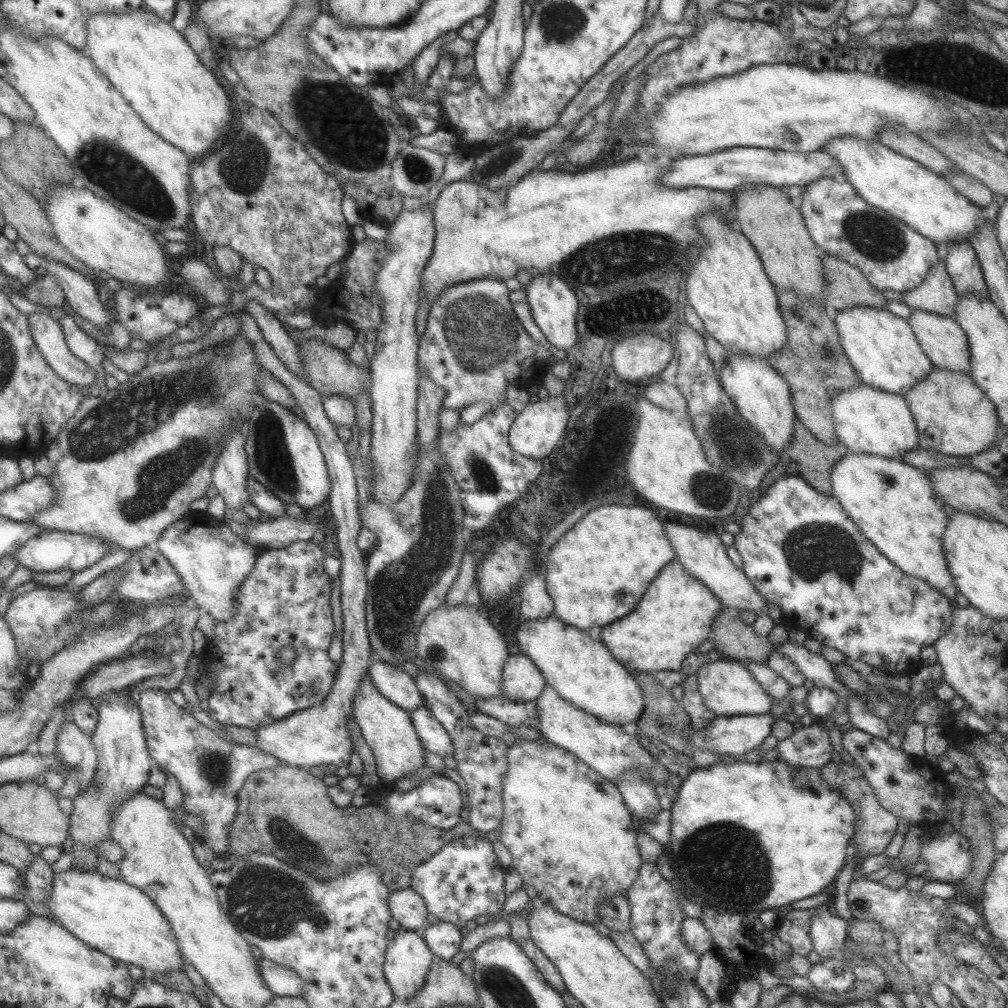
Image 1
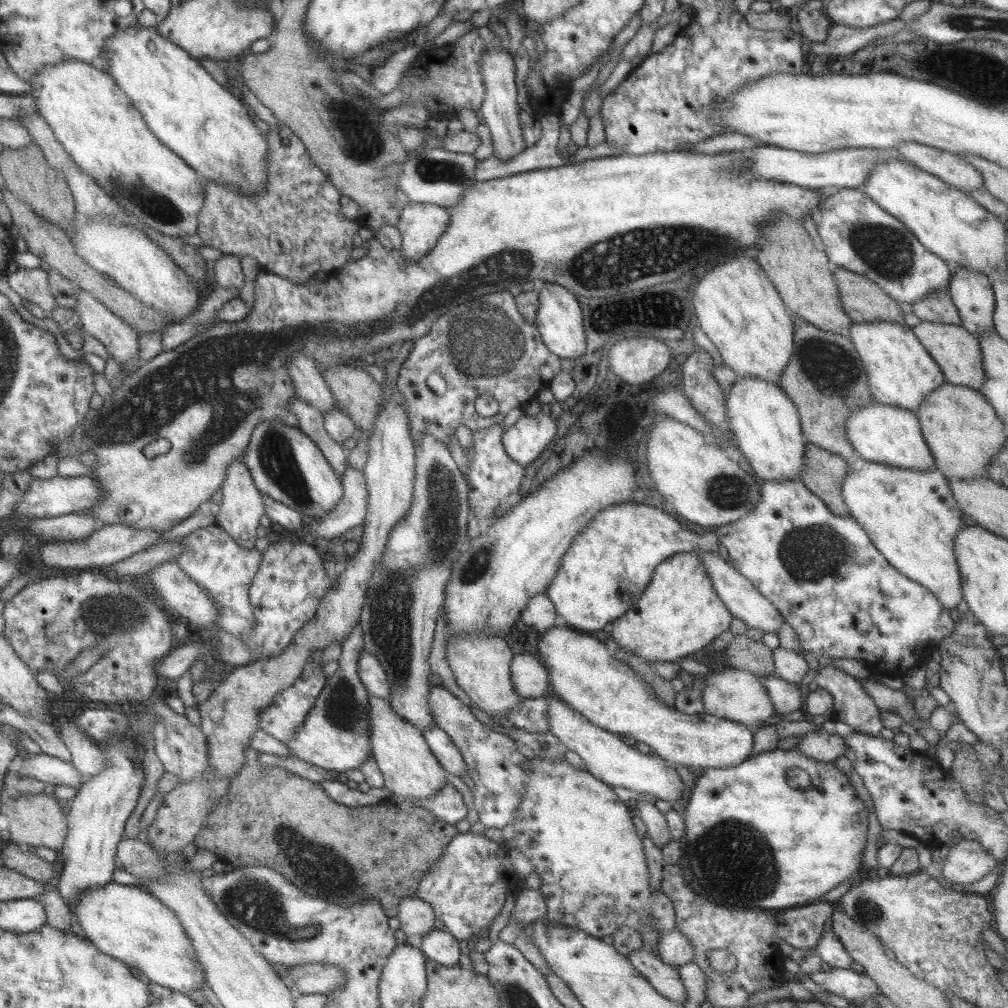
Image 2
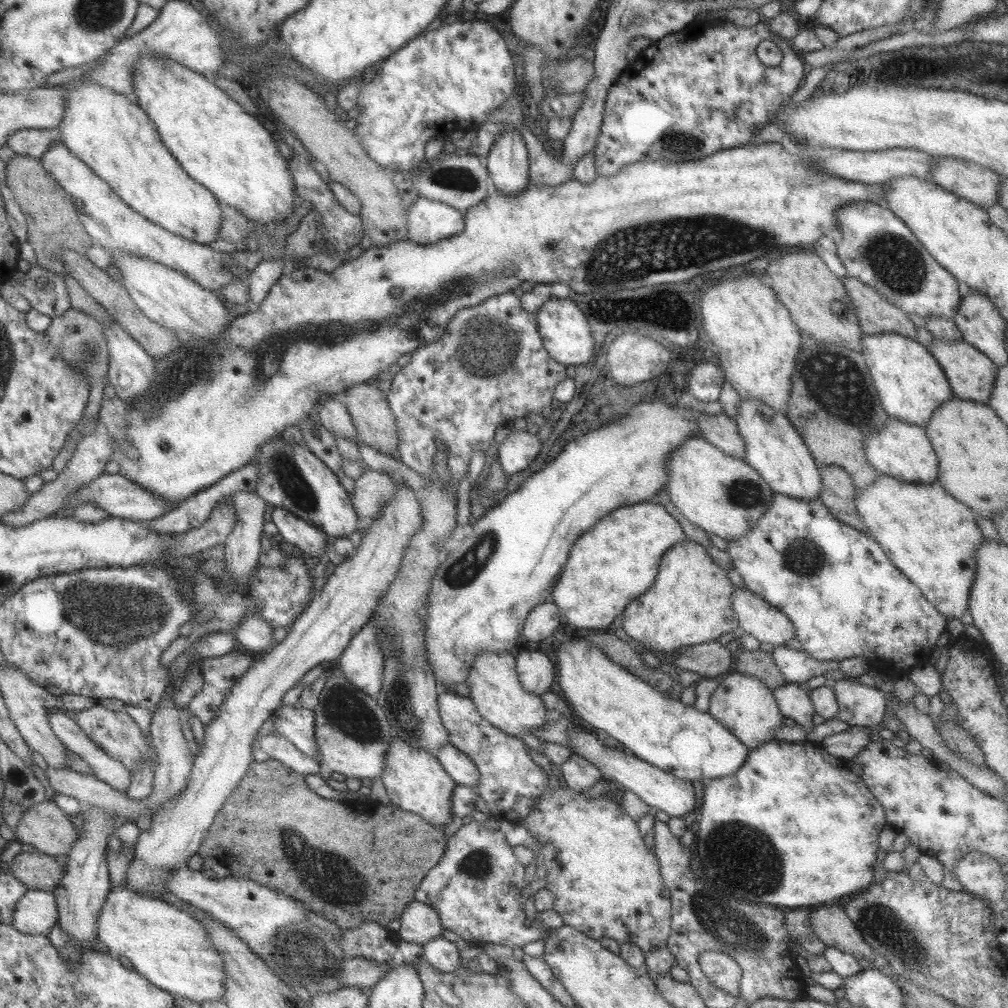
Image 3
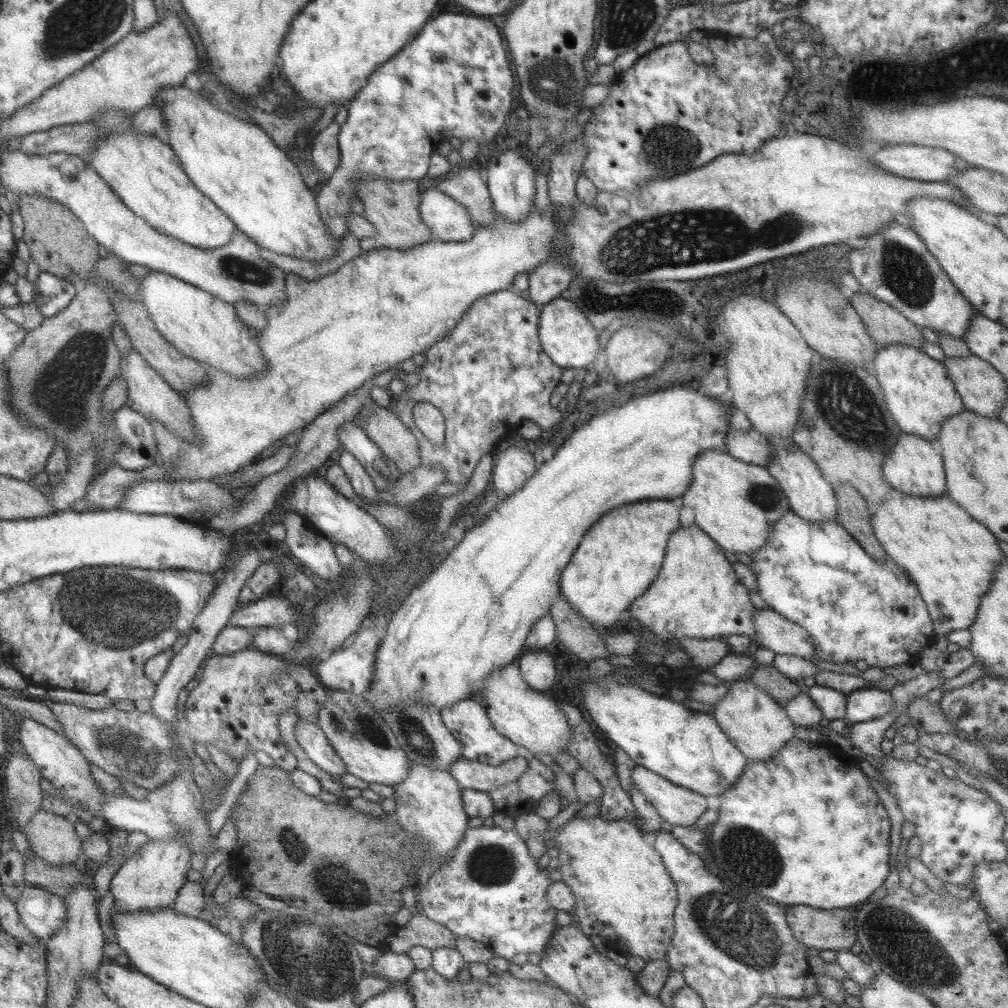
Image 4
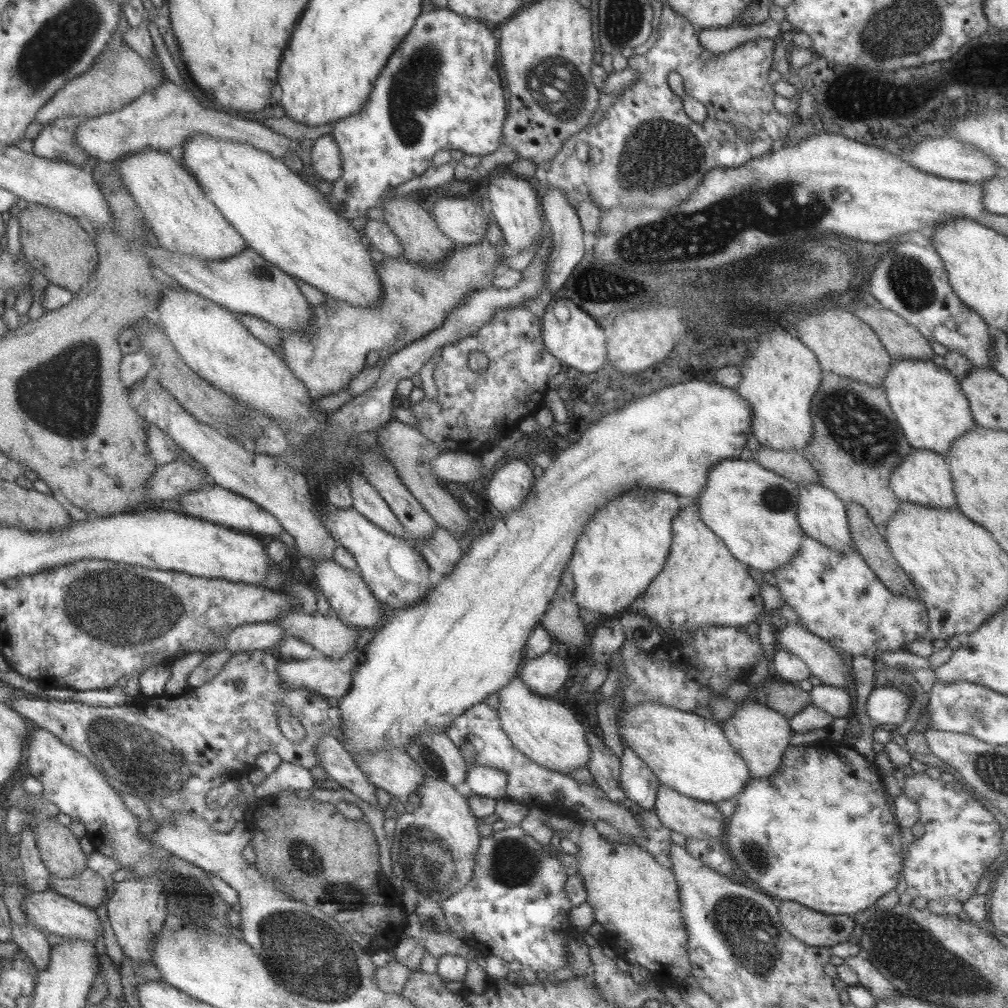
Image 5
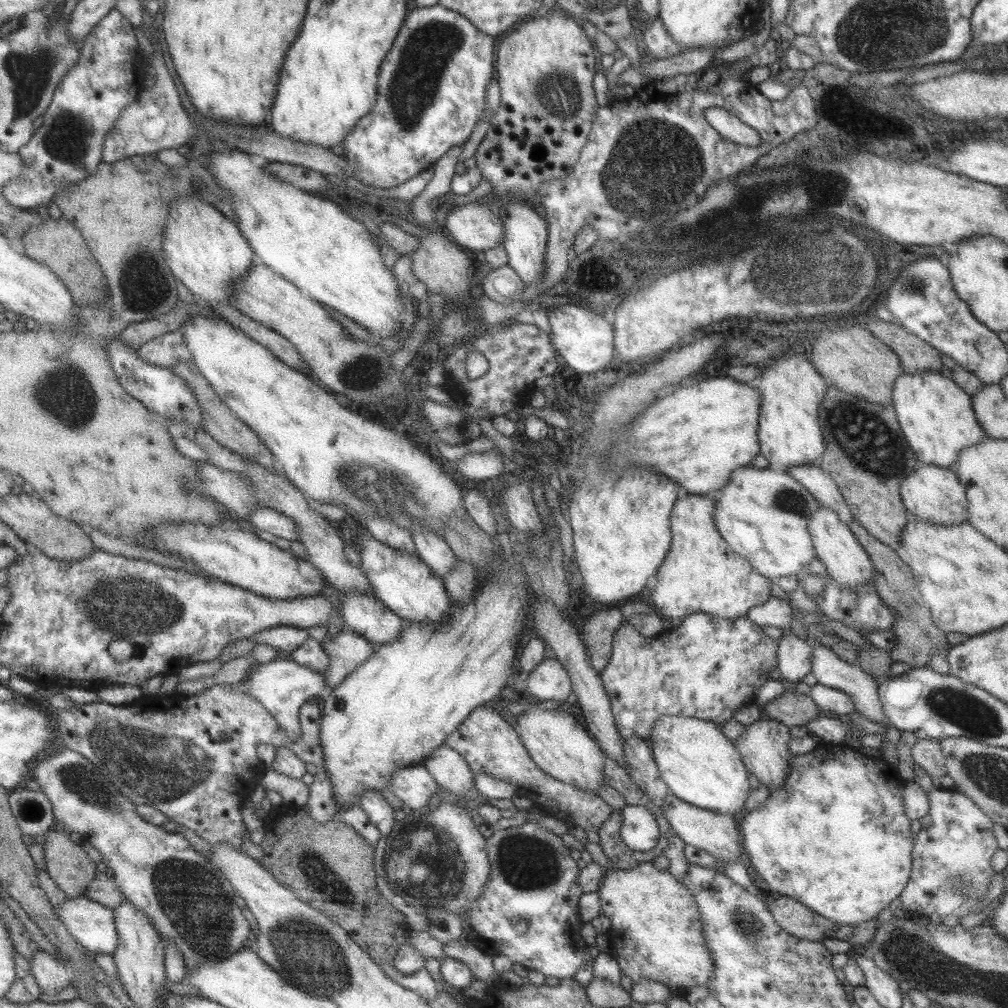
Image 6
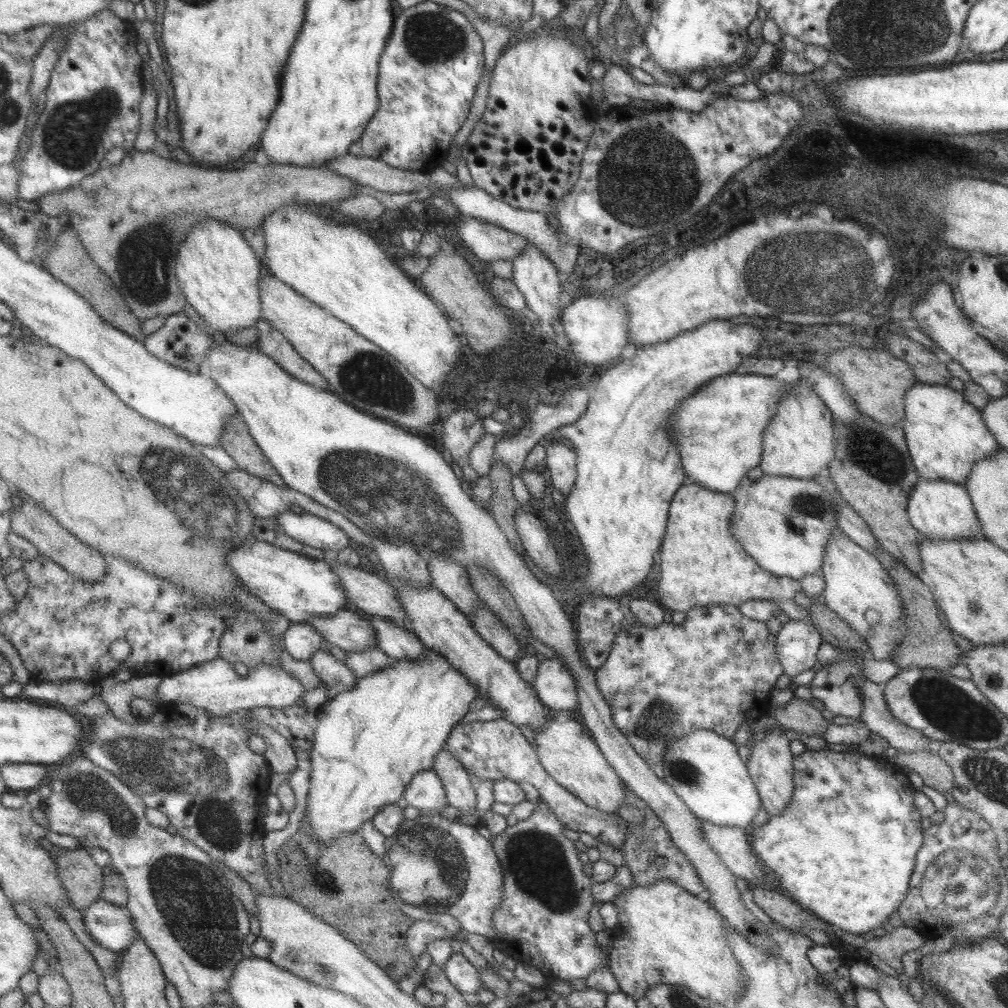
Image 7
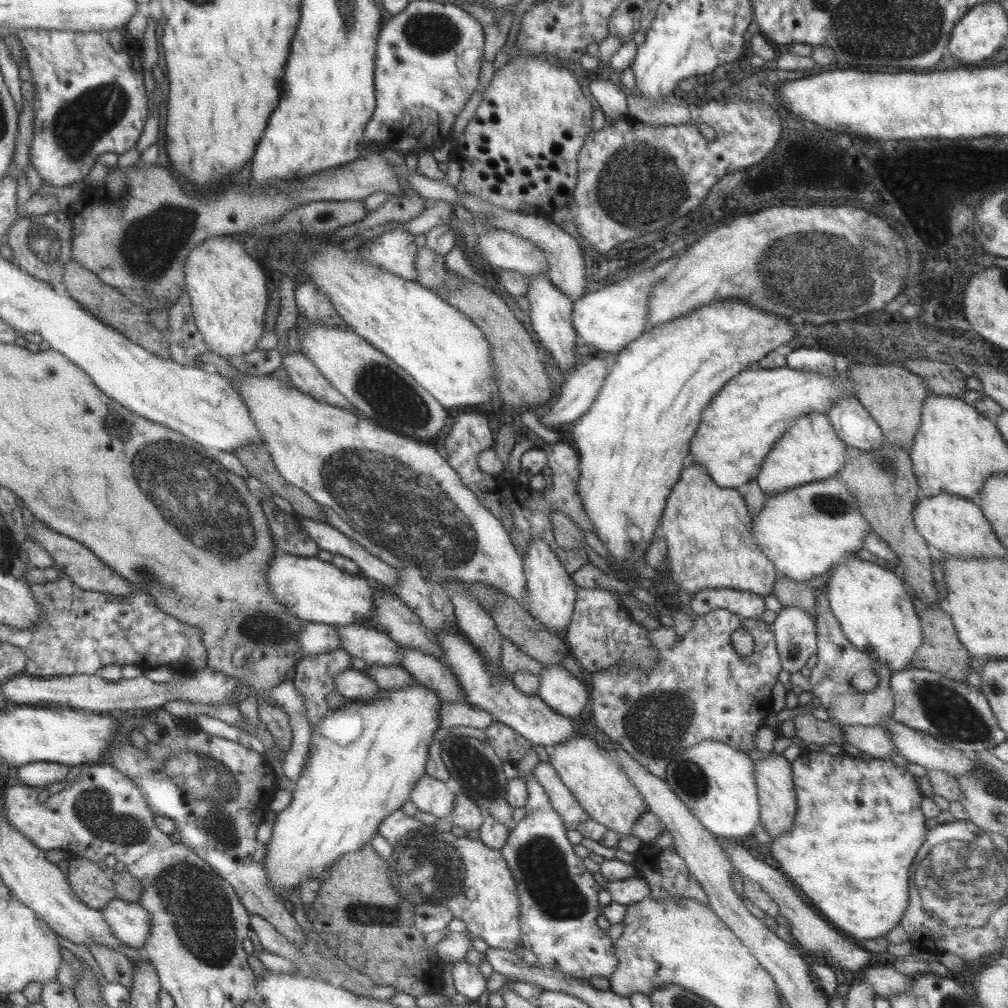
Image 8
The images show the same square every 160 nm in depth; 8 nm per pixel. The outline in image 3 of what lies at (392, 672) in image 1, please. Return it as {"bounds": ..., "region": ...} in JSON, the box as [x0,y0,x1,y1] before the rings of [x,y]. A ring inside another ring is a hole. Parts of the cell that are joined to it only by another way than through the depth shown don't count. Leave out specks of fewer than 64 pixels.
{"bounds":[338,622,383,694],"region":[[[367,622],[351,638],[345,651],[338,657],[339,671],[361,692],[377,694],[382,687],[383,652],[375,640],[375,624]]]}

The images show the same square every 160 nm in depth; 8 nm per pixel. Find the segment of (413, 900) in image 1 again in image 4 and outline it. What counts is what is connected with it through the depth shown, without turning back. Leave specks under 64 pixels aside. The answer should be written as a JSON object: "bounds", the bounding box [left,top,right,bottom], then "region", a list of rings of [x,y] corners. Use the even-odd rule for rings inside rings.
{"bounds":[385,887,456,953],"region":[[[403,887],[400,897],[405,908],[412,913],[411,918],[402,927],[395,929],[394,935],[385,937],[386,950],[406,953],[412,946],[422,946],[433,950],[444,946],[454,948],[456,936],[449,929],[429,920],[415,908],[415,897],[411,887]]]}

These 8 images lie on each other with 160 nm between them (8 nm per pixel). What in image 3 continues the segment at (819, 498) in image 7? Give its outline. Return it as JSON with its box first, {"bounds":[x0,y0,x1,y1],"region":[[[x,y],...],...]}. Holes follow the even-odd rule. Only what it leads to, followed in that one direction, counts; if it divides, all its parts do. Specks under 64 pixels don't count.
{"bounds":[666,436,774,540],"region":[[[702,436],[678,444],[666,460],[666,492],[690,523],[723,540],[743,536],[766,511],[774,492],[744,459],[721,452]]]}

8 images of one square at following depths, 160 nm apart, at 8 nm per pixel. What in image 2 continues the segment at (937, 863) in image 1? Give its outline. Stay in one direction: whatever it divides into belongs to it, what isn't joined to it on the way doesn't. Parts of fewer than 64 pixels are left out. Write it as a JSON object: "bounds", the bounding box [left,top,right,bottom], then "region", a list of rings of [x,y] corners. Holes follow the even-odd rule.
{"bounds":[941,839,1000,885],"region":[[[959,839],[947,848],[941,876],[954,885],[971,884],[992,873],[999,865],[1000,862],[977,841]]]}

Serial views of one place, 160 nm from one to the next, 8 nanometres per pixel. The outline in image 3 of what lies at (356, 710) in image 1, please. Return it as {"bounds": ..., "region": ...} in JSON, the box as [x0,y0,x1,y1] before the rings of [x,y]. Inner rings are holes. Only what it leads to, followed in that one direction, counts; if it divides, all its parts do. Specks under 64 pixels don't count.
{"bounds":[380,736,456,826],"region":[[[393,736],[385,755],[384,769],[380,779],[389,795],[390,804],[399,810],[417,814],[431,826],[444,826],[450,822],[451,795],[456,784],[431,752],[413,748],[397,736]]]}

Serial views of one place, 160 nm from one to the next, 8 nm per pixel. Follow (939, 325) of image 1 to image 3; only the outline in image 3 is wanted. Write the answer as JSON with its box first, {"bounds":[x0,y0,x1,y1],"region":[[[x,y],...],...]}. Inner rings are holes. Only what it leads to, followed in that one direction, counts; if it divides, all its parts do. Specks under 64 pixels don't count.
{"bounds":[927,337,997,404],"region":[[[934,337],[931,344],[927,346],[927,350],[943,369],[953,397],[963,401],[987,404],[997,369],[988,356],[981,354],[964,340],[943,340]]]}

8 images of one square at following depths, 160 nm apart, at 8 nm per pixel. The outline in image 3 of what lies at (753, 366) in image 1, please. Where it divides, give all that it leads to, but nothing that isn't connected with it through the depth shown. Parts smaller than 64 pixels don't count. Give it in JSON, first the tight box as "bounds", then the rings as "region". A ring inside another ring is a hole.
{"bounds":[733,399,820,500],"region":[[[741,399],[738,413],[733,420],[737,423],[744,444],[744,461],[761,476],[773,492],[797,500],[819,498],[820,470],[784,414],[767,408],[760,400]]]}

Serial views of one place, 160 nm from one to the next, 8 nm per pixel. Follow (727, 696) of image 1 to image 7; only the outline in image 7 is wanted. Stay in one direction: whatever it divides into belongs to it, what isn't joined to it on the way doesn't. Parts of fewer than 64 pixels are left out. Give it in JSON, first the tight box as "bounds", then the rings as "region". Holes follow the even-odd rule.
{"bounds":[746,730,794,816],"region":[[[768,730],[761,741],[752,745],[751,754],[746,761],[748,775],[758,792],[761,806],[768,816],[775,816],[787,806],[792,797],[794,782],[792,781],[792,754],[789,741],[781,730]]]}

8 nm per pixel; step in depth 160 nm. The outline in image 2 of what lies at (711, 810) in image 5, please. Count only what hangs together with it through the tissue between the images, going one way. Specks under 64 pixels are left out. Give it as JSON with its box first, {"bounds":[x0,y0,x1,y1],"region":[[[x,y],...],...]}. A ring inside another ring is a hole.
{"bounds":[547,692,683,802],"region":[[[547,692],[549,732],[553,734],[563,746],[578,754],[585,763],[589,774],[597,780],[612,786],[621,786],[627,790],[634,790],[639,794],[652,794],[657,800],[677,802],[681,796],[683,783],[678,772],[669,768],[661,758],[650,753],[639,753],[631,746],[619,740],[617,734],[606,732],[590,724],[573,707],[563,702],[552,692]]]}

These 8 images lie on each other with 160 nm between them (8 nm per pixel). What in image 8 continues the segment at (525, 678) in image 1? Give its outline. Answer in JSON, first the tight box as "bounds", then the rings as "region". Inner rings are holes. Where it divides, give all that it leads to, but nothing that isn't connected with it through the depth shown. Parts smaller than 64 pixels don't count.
{"bounds":[537,666,590,718],"region":[[[561,666],[545,667],[539,676],[537,696],[557,714],[575,718],[590,696],[589,687]]]}

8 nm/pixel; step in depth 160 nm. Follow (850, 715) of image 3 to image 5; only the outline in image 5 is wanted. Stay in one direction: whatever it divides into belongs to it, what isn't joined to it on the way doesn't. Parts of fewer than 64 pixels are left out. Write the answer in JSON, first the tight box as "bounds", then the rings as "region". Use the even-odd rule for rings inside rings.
{"bounds":[866,684,913,725],"region":[[[892,684],[873,687],[866,700],[866,713],[874,725],[896,725],[907,718],[913,700],[901,689]]]}

